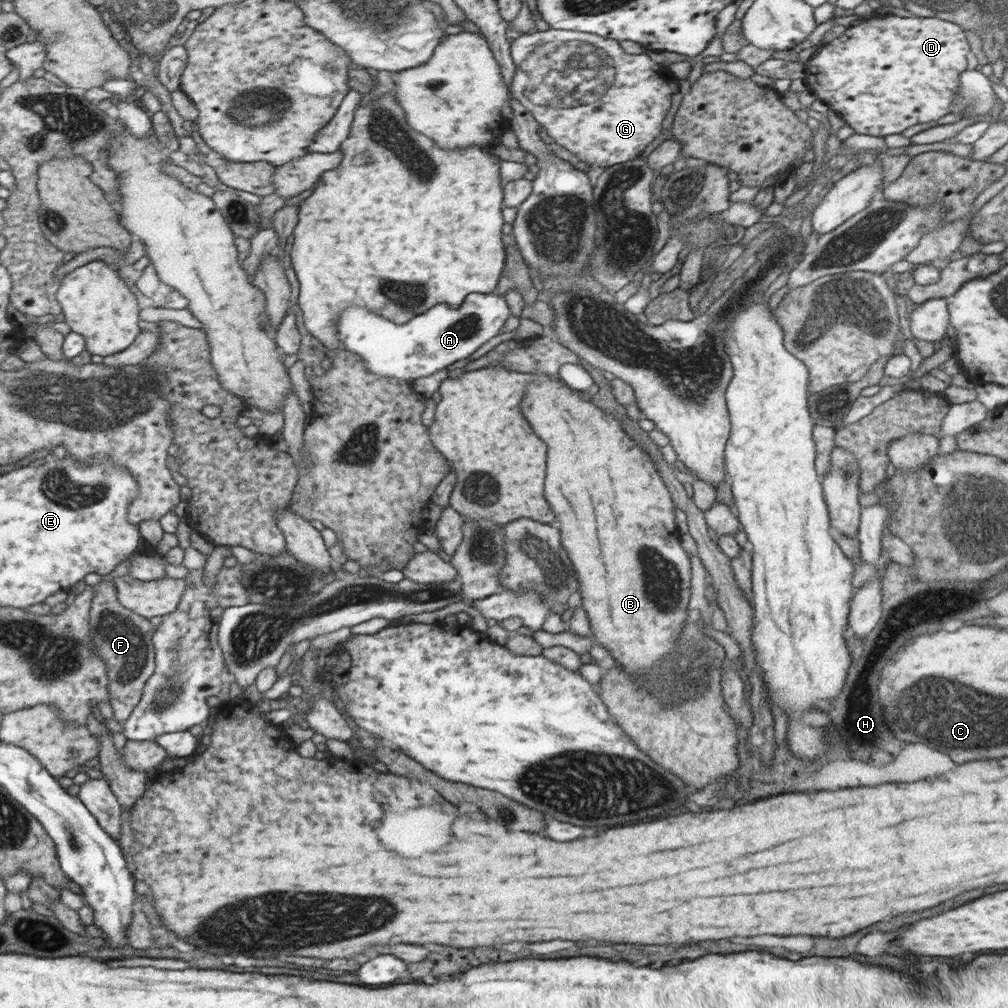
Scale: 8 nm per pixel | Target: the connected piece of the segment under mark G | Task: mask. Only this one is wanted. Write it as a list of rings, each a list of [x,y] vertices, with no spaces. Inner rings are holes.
[[[548,29],[546,31],[534,30],[516,38],[511,43],[510,52],[516,68],[509,89],[512,95],[526,107],[526,110],[531,112],[534,120],[538,122],[540,129],[543,130],[543,136],[546,140],[556,142],[556,148],[565,156],[570,157],[572,160],[587,162],[595,169],[602,166],[609,168],[617,164],[628,163],[629,160],[641,157],[650,148],[650,143],[661,134],[662,122],[664,122],[664,118],[666,118],[666,114],[670,110],[672,94],[679,92],[678,78],[666,65],[652,61],[648,57],[647,52],[628,54],[622,50],[618,42],[612,42],[610,38],[602,38],[602,36],[592,33],[578,31],[564,32],[556,29]]]

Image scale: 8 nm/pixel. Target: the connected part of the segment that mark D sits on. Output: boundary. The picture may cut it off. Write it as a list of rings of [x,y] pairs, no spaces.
[[[871,15],[864,18],[862,23],[850,26],[844,34],[833,39],[829,44],[822,45],[808,59],[806,66],[807,76],[803,78],[808,88],[814,93],[818,100],[825,102],[830,109],[833,109],[844,118],[846,124],[852,127],[857,134],[866,134],[869,136],[886,137],[894,134],[901,134],[906,128],[914,126],[914,124],[922,124],[922,122],[932,122],[938,120],[942,116],[950,113],[950,104],[954,102],[954,96],[958,96],[960,90],[960,74],[966,70],[969,54],[972,46],[967,39],[967,33],[962,27],[950,21],[942,20],[940,17],[900,17],[897,15]]]

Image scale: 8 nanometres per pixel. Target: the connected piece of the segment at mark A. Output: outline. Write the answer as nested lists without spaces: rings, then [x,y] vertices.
[[[473,293],[459,307],[442,303],[428,312],[414,316],[405,324],[394,324],[368,312],[366,308],[350,305],[337,321],[337,336],[343,352],[353,353],[361,359],[363,368],[380,376],[416,380],[464,360],[484,343],[500,334],[510,316],[505,297],[492,293]]]

